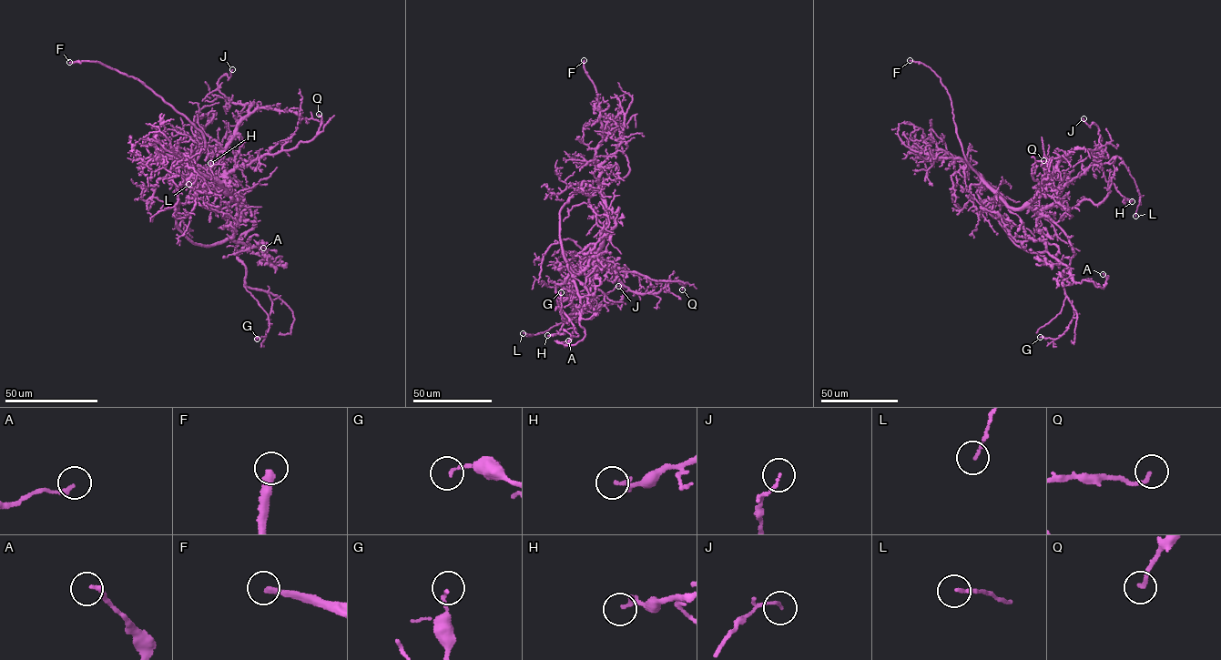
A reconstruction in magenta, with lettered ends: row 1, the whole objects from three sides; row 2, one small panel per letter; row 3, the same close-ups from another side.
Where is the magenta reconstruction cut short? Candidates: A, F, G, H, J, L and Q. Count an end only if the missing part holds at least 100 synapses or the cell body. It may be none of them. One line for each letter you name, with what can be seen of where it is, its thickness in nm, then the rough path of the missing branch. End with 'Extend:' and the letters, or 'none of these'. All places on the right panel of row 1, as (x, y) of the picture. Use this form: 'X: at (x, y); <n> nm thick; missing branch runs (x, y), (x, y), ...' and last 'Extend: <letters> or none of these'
F: at (910, 60); 300 nm thick; missing branch runs (910, 60), (901, 57), (900, 60), (896, 83)
Extend: F

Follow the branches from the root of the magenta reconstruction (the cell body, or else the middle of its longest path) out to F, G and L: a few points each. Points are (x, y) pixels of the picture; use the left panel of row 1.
F: (201, 192), (219, 186), (193, 169), (205, 146), (203, 134), (194, 124), (132, 76), (96, 61), (69, 62)
G: (201, 192), (239, 194), (254, 217), (236, 248), (245, 285), (261, 289), (271, 301), (266, 336), (257, 339)
L: (201, 192), (228, 189), (215, 185), (210, 157), (196, 140), (212, 112), (188, 184)

